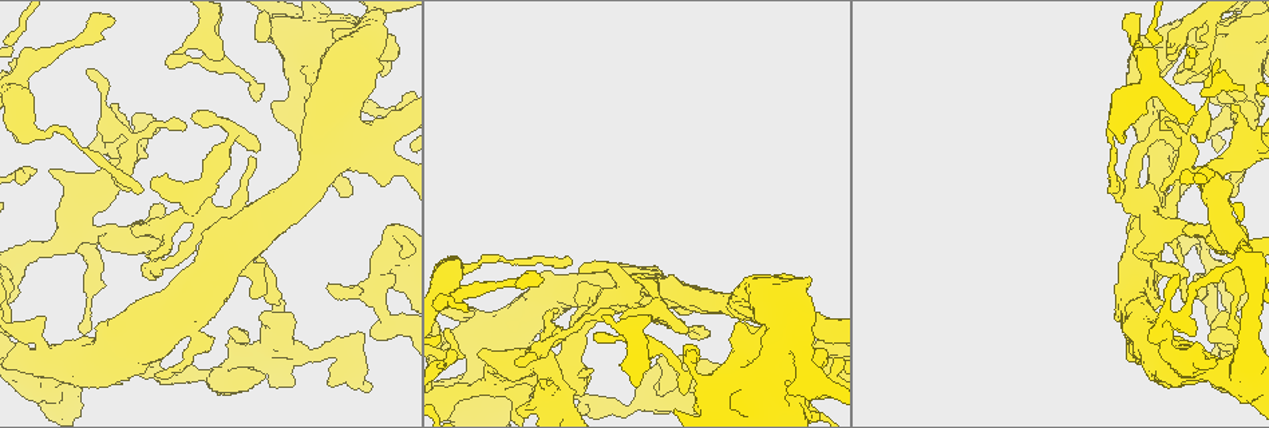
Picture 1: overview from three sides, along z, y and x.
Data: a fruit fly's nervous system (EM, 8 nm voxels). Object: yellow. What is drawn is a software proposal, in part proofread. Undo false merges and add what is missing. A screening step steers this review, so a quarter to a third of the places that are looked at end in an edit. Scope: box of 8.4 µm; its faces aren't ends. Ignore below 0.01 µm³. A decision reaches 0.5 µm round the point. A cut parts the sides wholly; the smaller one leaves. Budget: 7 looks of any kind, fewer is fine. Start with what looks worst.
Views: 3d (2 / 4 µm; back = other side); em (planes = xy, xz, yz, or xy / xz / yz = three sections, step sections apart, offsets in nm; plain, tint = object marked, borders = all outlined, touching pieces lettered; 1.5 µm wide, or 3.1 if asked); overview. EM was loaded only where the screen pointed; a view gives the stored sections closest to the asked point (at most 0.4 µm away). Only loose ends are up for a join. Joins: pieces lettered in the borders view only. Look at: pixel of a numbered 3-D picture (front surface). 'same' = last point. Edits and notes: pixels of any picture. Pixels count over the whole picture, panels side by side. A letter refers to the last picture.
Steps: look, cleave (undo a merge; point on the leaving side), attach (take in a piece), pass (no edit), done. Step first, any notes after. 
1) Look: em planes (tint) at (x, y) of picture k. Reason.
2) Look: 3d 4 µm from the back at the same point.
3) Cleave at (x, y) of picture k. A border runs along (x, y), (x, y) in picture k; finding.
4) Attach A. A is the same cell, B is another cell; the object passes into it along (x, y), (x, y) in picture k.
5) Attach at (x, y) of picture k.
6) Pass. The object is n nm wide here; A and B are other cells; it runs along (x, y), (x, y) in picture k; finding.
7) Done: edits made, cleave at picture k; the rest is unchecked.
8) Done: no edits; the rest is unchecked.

Look: em yz step 4 (tint) at (1204, 289) of picture 1. An open end.

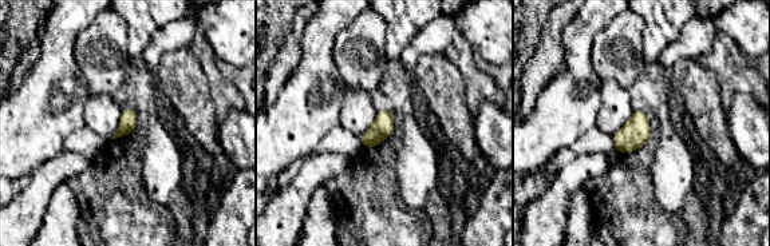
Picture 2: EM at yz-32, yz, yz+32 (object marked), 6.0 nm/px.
Look: em planes (tint) at the same point. Another direction.

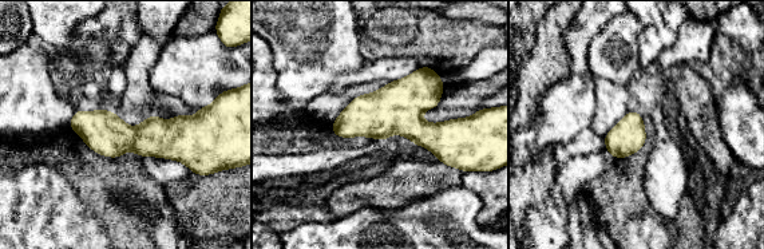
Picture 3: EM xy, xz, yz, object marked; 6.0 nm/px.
Look: em planes (borders) at the same point. See the neighbours.

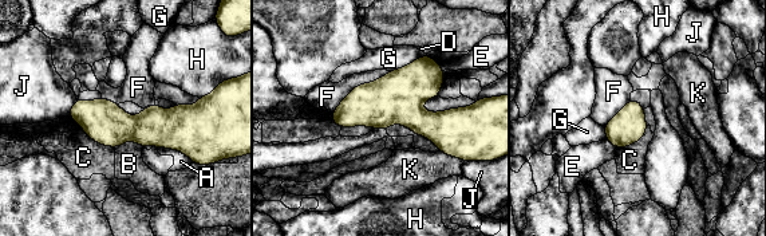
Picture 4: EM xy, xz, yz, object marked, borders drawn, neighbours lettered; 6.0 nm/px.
Pass. A, B, C, D, E, F, G, H, J and K are other cells; a border runs along (142, 146), (126, 140), (114, 148) in picture 4; no lettered piece goes on from it.

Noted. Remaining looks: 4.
Look: 3d 4 µm from the back at (328, 384) of picture 1. Free end.

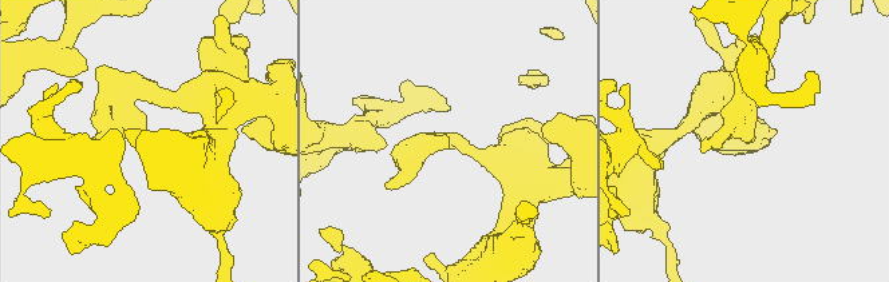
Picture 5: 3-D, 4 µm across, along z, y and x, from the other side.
Look: em xz step 4 (borders) at (446, 135) of picture 5.

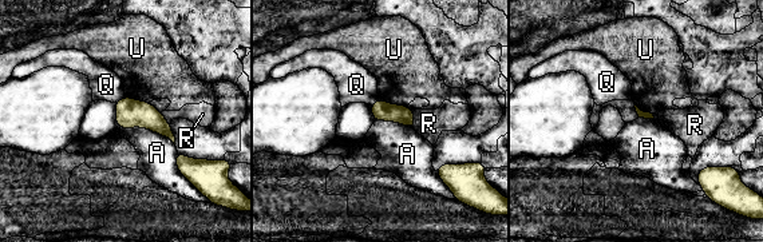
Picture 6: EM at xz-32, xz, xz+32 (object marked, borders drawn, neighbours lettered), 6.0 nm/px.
Pass. A, Q, R and U are other cells; a border runs along (125, 96), (115, 103) in picture 6; no lettered piece goes on from it.

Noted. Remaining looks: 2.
Look: em xy step 4 (tint) at (479, 354) of picture 1. Thick end.

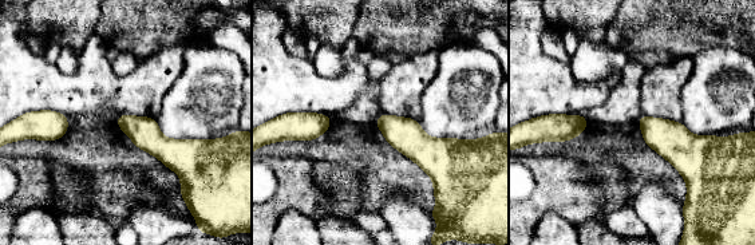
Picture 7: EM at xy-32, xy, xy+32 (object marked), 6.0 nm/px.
Look: em planes (borders) at the same point. Cut it another way.

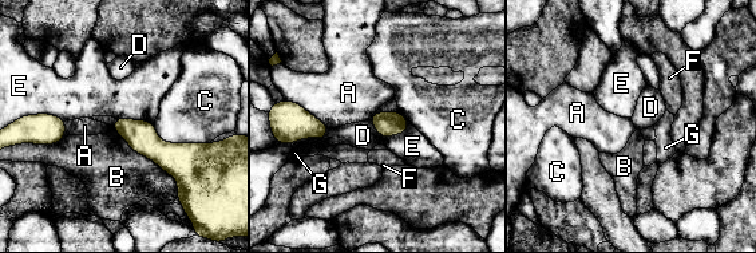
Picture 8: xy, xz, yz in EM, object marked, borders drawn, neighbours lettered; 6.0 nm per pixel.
Pass. A, B, C, D, E, F and G are other cells; a border runs along (369, 121), (382, 138) in picture 8; no lettered piece goes on from it.

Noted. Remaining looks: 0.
Done: no edits; the rest is unchecked.

